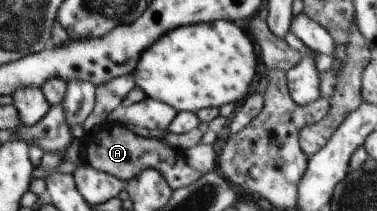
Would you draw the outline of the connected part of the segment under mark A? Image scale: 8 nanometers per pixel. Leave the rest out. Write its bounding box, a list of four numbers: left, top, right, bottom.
[82,123,218,191]

